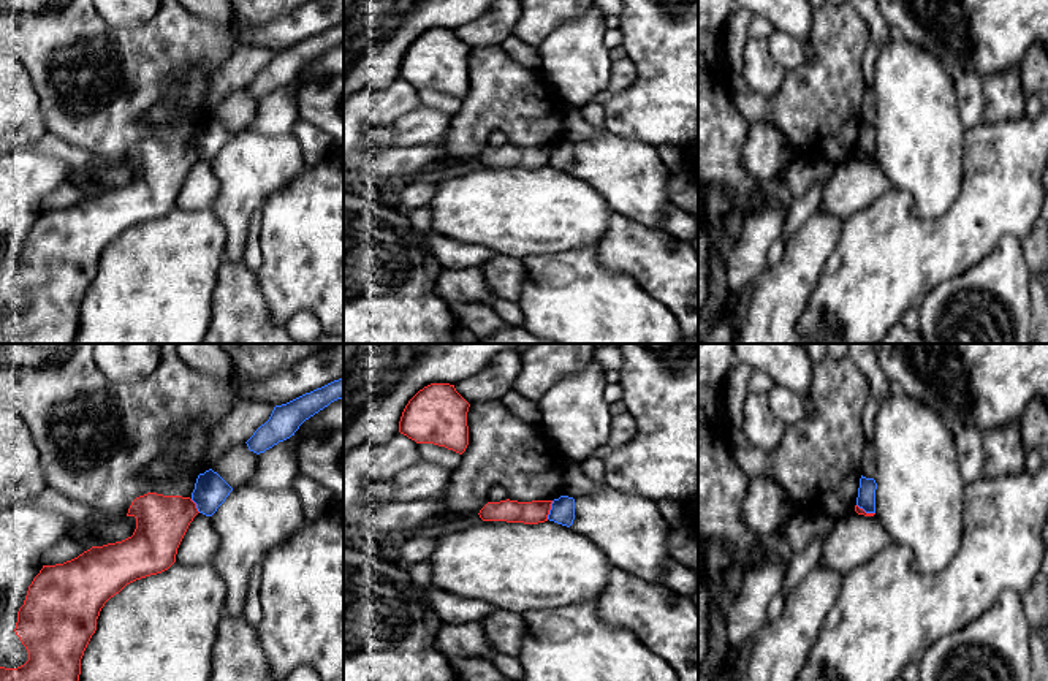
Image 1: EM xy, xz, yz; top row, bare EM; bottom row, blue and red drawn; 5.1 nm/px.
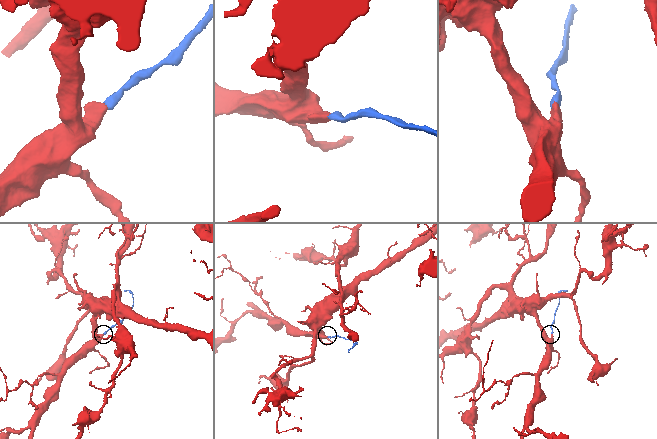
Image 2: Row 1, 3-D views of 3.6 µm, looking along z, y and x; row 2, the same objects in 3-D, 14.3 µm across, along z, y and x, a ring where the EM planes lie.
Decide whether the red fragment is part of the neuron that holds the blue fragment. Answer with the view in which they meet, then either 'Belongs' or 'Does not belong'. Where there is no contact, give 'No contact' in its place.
Touches blue in xz. Does not belong

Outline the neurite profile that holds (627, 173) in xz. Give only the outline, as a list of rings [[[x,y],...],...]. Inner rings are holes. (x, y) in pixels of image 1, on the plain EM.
[[[602,130],[594,139],[575,143],[575,165],[570,173],[592,185],[613,212],[649,228],[662,226],[670,206],[666,181],[671,169],[660,160],[655,146]]]

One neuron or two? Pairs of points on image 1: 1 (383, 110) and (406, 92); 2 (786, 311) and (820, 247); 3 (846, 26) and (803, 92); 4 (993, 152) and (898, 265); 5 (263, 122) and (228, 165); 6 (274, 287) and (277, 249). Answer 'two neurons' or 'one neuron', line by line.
1: one neuron
2: one neuron
3: one neuron
4: one neuron
5: two neurons
6: one neuron

